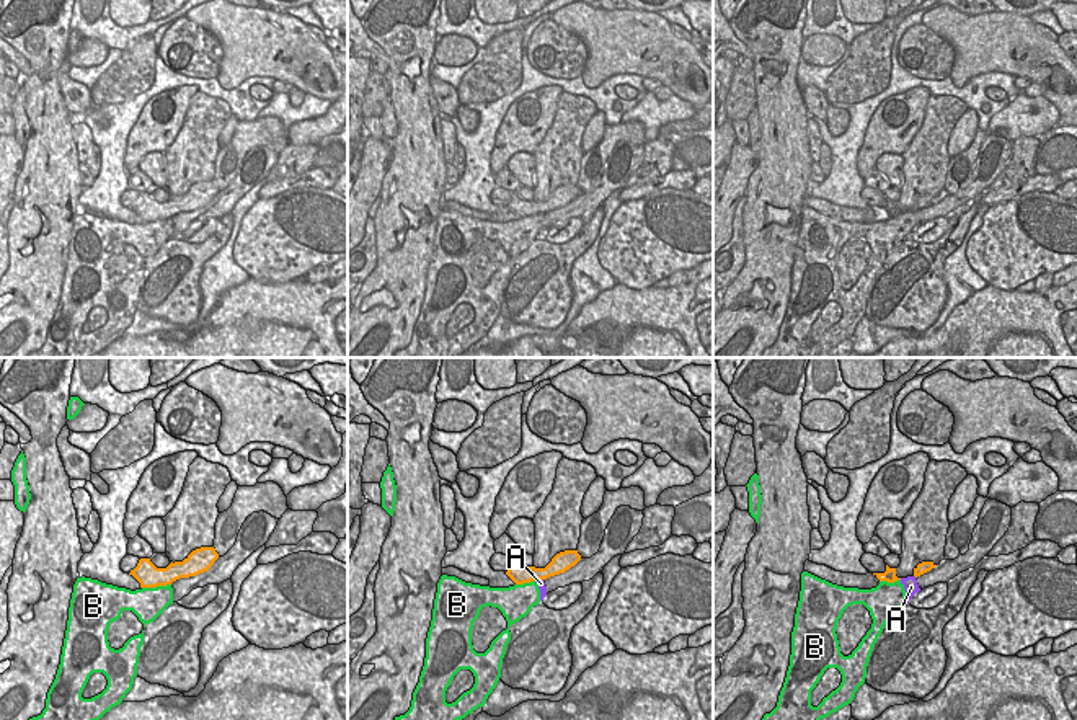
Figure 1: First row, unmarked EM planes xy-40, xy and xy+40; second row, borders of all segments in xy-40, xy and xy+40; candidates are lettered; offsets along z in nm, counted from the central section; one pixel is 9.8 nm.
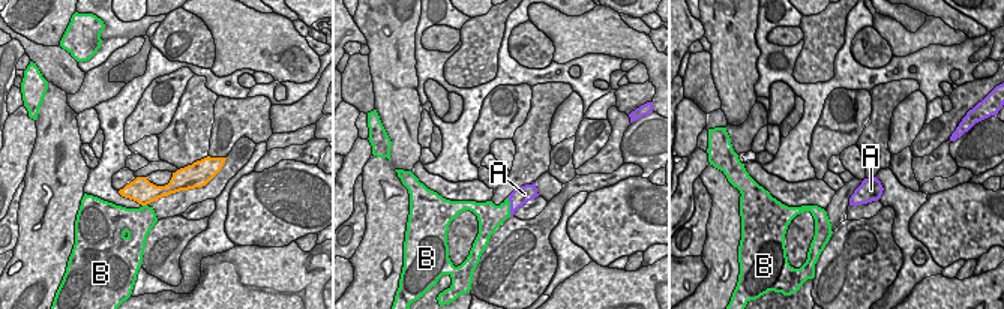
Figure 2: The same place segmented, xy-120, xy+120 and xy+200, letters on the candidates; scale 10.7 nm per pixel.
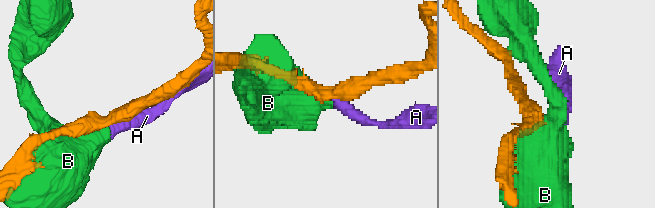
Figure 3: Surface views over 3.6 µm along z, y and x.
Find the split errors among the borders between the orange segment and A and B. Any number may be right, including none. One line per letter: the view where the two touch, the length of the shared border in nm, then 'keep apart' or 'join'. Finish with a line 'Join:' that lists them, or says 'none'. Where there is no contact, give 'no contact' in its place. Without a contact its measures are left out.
A: meets orange in xy; contact 90 nm long; keep apart
B: meets orange in xy-40; contact 300 nm long; keep apart
Join: none

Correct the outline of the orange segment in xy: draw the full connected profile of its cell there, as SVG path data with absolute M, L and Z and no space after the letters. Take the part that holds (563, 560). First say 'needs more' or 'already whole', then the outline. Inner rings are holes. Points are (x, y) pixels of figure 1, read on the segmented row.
already whole; M565 550L556 553L545 568L524 567L516 558L511 558L511 567L506 575L516 583L524 584L537 580L565 573L581 560L578 550Z

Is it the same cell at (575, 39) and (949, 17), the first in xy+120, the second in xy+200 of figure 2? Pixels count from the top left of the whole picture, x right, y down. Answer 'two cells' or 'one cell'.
two cells

